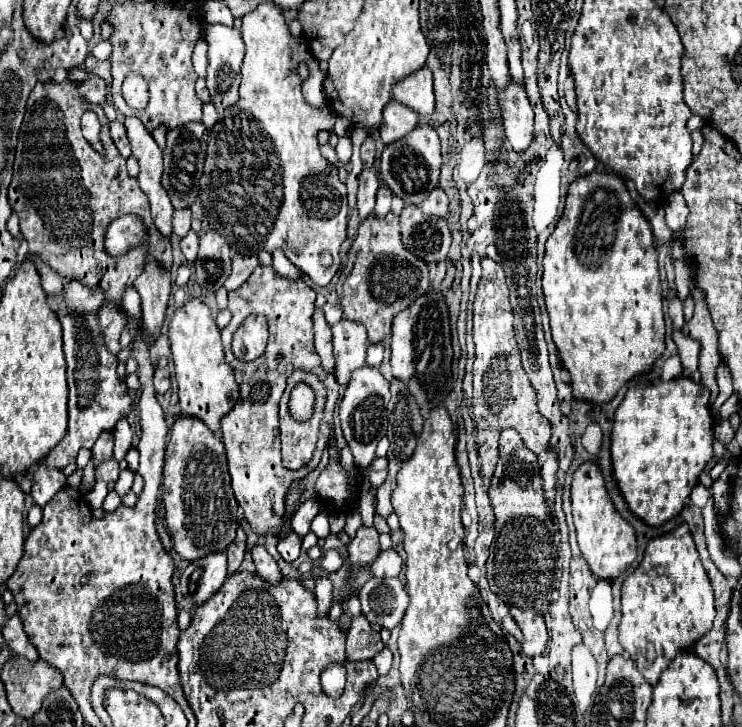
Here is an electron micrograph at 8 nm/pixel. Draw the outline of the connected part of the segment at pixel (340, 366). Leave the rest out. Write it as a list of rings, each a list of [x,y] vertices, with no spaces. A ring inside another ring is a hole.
[[[340,319],[336,325],[332,325],[332,345],[334,345],[334,375],[336,381],[346,387],[348,379],[354,369],[362,367],[366,363],[366,327],[360,321]]]

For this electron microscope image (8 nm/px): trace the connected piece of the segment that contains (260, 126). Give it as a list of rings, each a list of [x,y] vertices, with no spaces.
[[[272,1],[260,3],[252,13],[242,17],[242,39],[246,43],[246,57],[242,63],[240,99],[236,105],[222,111],[216,125],[210,129],[204,175],[200,179],[200,201],[212,229],[228,239],[238,253],[258,253],[282,249],[286,257],[306,273],[318,287],[326,287],[338,271],[340,247],[346,239],[346,185],[322,155],[318,145],[318,131],[334,127],[336,115],[328,109],[318,109],[302,97],[302,77],[292,65],[294,37],[284,21],[282,9]]]

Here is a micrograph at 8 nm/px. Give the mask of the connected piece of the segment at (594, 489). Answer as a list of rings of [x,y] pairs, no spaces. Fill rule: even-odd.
[[[584,463],[572,481],[572,515],[580,551],[598,579],[616,579],[636,561],[636,533],[614,509],[596,463]]]

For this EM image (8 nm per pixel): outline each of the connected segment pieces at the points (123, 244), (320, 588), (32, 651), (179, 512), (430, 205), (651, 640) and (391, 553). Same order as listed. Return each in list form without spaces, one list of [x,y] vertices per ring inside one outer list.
[[[124,215],[124,219],[116,219],[112,227],[108,227],[106,235],[106,251],[116,257],[128,253],[128,249],[136,247],[144,239],[144,227],[140,227],[140,219],[136,215]]]
[[[316,577],[316,601],[320,613],[326,613],[332,605],[332,581],[328,577]]]
[[[14,615],[14,617],[10,617],[10,619],[6,621],[2,635],[4,635],[8,647],[10,647],[16,655],[28,657],[30,661],[36,661],[36,659],[38,659],[36,647],[30,643],[28,635],[24,633],[24,627],[22,627],[22,619],[20,619],[20,615]]]
[[[182,417],[170,427],[162,499],[174,549],[182,559],[192,561],[200,559],[200,555],[210,555],[212,551],[224,551],[234,541],[238,527],[238,503],[230,487],[226,451],[220,437],[198,419]]]
[[[436,187],[430,191],[426,201],[422,203],[422,211],[432,217],[444,217],[448,213],[448,197],[442,187]]]
[[[682,523],[672,533],[656,537],[648,543],[644,561],[636,567],[636,571],[622,585],[622,619],[620,619],[620,645],[626,655],[636,663],[644,679],[654,687],[662,675],[662,671],[670,665],[670,661],[682,653],[690,651],[698,639],[702,639],[714,621],[714,593],[710,579],[700,563],[696,545],[692,543],[692,535],[686,523]]]
[[[394,549],[380,551],[380,555],[374,559],[370,569],[374,577],[386,579],[386,577],[398,577],[402,571],[402,559]]]

